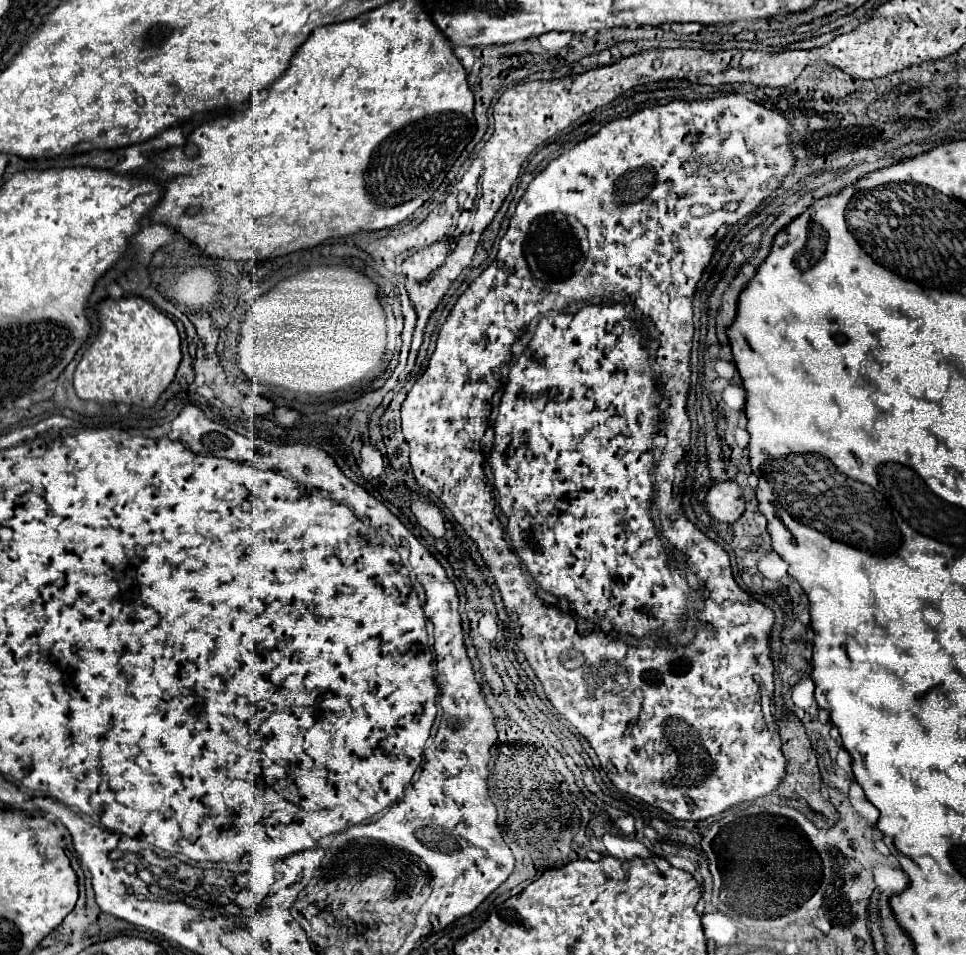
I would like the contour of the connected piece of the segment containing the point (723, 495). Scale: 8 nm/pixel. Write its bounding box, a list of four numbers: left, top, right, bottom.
[704,482,744,522]

